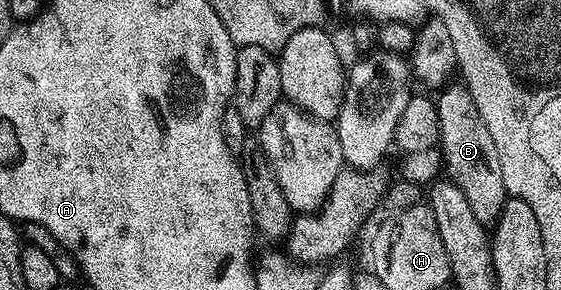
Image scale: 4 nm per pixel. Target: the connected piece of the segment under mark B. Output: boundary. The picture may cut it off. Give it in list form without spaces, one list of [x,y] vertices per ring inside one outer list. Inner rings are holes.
[[[449,84],[435,95],[437,124],[439,126],[438,149],[442,155],[442,166],[447,177],[466,196],[474,216],[485,224],[495,223],[500,217],[508,190],[502,184],[502,164],[498,160],[498,148],[490,136],[490,128],[482,120],[474,104],[474,96],[463,84]]]

